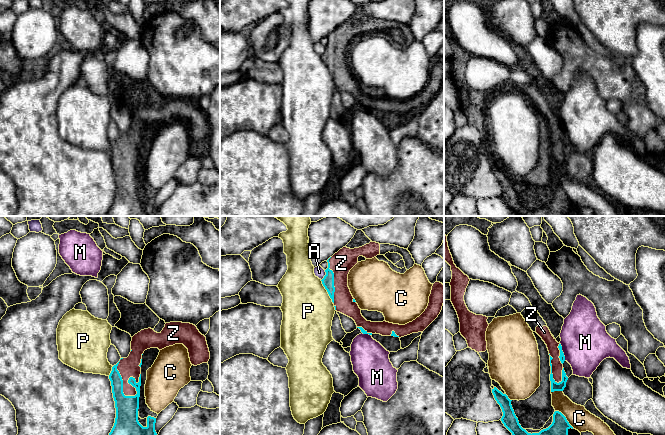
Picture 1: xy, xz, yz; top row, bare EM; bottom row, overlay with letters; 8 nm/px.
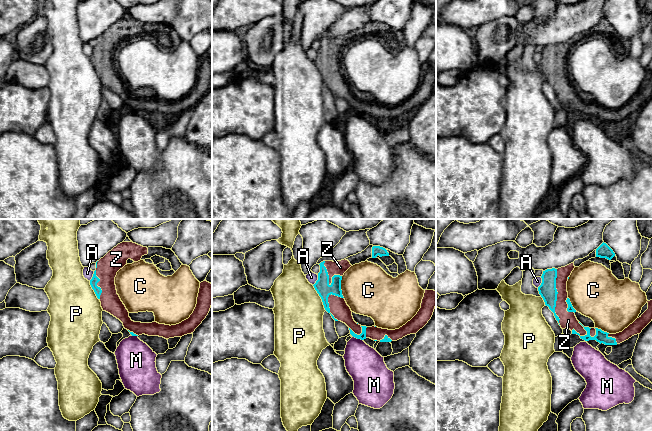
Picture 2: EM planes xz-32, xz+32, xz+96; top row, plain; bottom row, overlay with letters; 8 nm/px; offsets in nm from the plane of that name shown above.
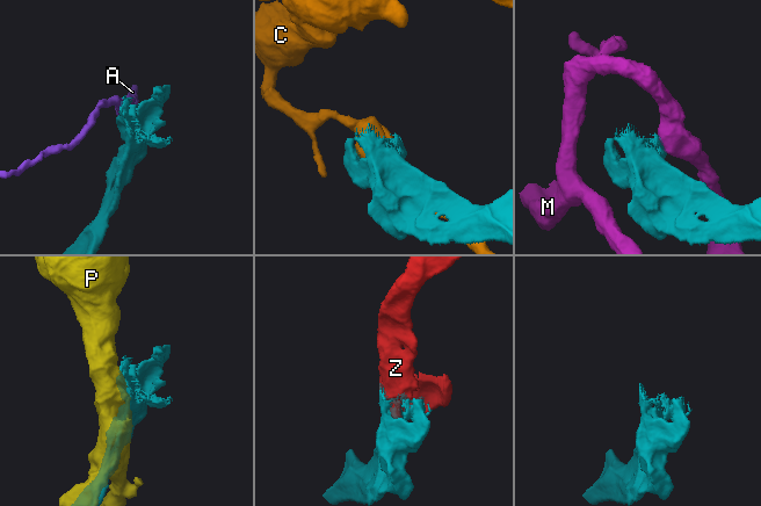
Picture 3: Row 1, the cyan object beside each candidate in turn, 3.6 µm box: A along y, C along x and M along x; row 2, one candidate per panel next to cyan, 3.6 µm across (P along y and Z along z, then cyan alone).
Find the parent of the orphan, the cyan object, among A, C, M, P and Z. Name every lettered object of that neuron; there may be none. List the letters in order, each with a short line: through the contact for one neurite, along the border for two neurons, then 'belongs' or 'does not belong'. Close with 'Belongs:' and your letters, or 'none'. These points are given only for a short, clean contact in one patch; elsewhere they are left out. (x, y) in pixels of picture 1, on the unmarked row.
A: does not belong
C: does not belong
M: line yz (560, 119), (565, 136); does not belong
P: does not belong
Z: belongs
Belongs: Z

